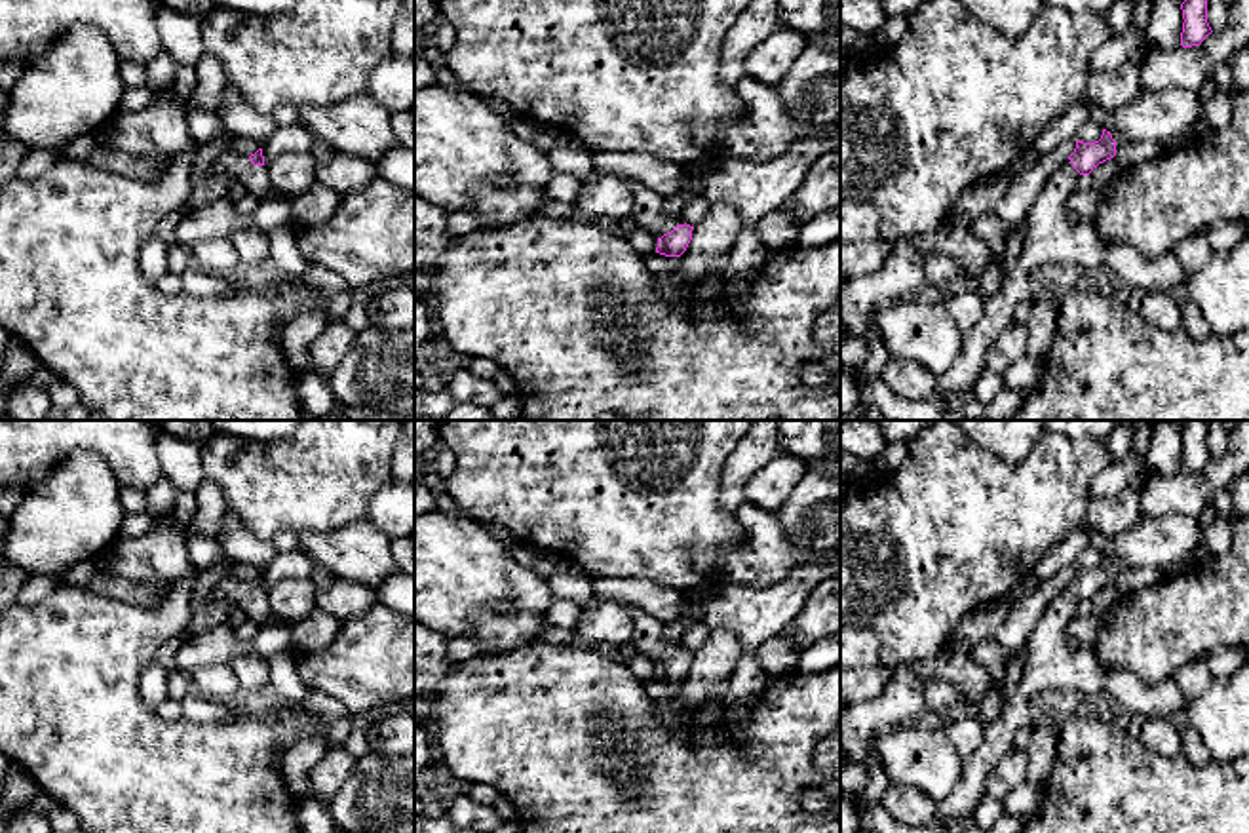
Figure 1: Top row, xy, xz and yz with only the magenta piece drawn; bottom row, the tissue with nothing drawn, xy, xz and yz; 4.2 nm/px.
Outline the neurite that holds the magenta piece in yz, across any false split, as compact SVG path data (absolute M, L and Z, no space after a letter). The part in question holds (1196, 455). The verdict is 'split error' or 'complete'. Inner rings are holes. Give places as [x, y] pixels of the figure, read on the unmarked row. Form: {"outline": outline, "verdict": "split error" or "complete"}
{"outline": "M1186 420L1181 430L1184 445L1181 458L1182 474L1200 472L1213 458L1207 449L1207 426L1209 420Z", "verdict": "complete"}

